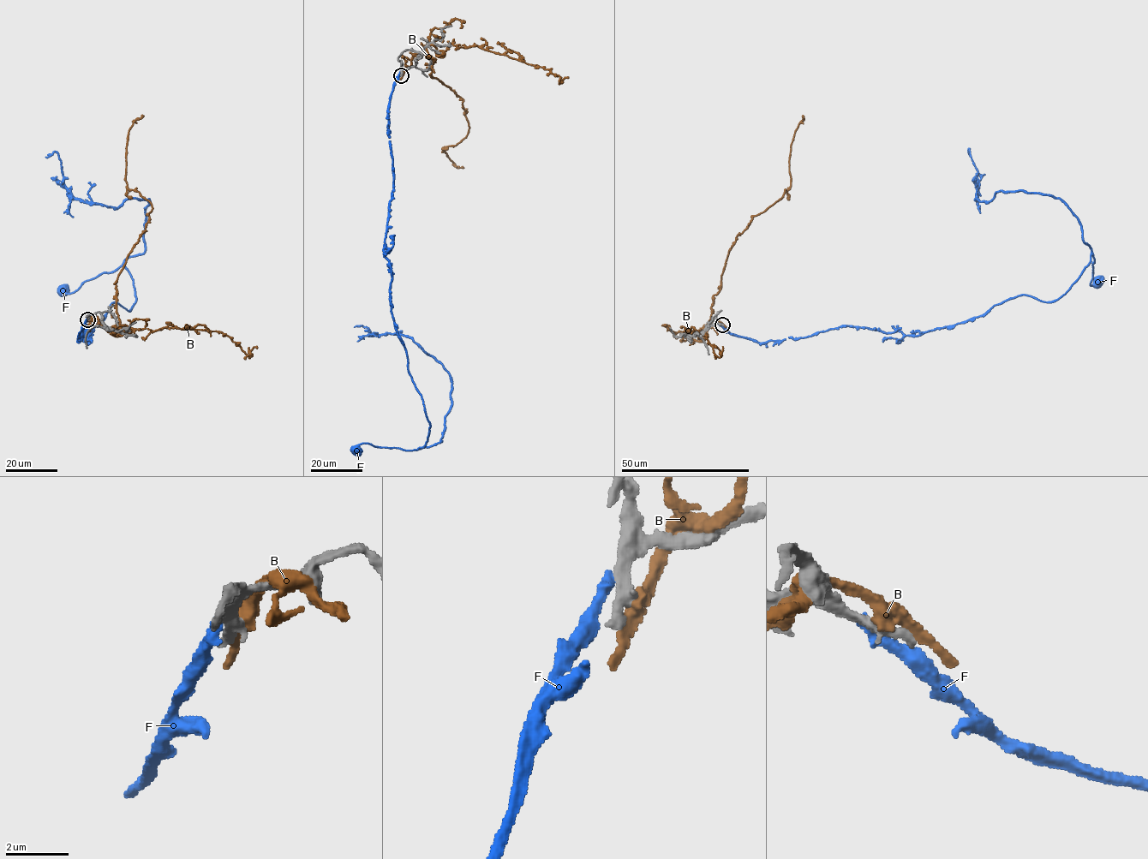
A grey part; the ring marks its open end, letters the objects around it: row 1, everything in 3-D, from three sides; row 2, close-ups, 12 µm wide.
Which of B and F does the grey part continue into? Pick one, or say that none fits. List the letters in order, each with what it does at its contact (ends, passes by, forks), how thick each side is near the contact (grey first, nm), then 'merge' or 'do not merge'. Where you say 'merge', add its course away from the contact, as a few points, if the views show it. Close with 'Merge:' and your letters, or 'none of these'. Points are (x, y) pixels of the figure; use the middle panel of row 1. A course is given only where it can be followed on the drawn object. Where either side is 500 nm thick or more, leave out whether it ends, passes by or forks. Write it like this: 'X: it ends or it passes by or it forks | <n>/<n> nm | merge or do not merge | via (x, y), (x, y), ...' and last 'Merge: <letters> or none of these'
B: 500/480 nm | do not merge
F: it ends | 360/320 nm | do not merge
Merge: none of these

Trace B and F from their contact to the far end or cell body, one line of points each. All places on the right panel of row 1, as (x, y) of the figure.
B: (720, 324), (708, 323), (700, 338), (707, 336), (713, 296), (735, 239), (790, 186), (789, 157), (803, 115)
F: (718, 323), (760, 343), (844, 325), (921, 335), (1021, 295), (1056, 301), (1092, 254), (1091, 285), (1097, 282)

